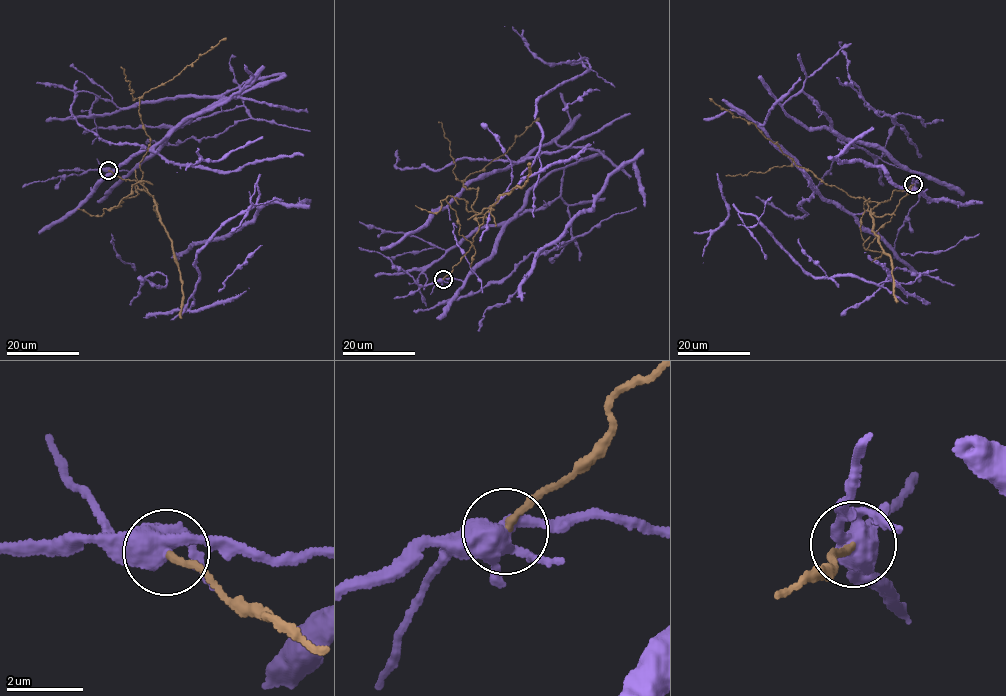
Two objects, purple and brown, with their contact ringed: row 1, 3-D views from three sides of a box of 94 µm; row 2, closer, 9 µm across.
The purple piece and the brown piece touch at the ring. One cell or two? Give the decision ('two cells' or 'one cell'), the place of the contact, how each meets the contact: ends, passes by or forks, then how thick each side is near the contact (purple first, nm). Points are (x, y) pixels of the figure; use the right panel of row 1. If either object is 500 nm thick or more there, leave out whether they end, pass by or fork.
two cells; place (913, 184); purple forks; brown ends; calibres 440 and 180 nm

